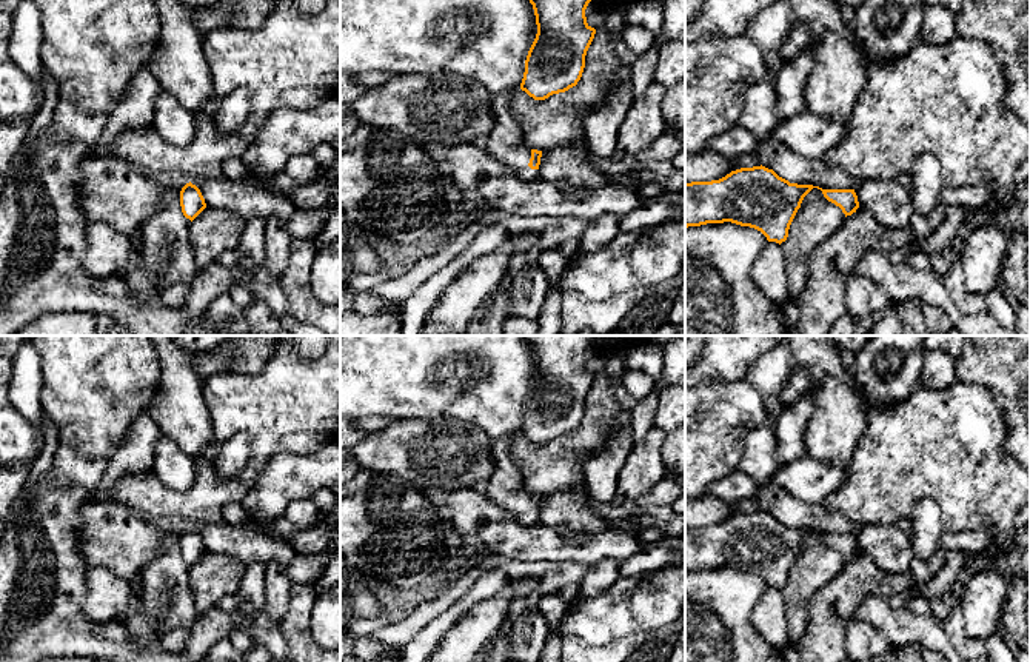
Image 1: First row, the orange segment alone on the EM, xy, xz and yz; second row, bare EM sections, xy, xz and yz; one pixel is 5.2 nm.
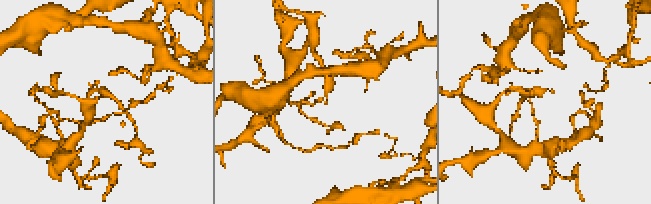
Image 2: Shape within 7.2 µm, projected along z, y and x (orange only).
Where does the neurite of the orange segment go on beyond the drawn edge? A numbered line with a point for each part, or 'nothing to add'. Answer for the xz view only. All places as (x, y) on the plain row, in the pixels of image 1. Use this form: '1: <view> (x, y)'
1: xz (527, 519)

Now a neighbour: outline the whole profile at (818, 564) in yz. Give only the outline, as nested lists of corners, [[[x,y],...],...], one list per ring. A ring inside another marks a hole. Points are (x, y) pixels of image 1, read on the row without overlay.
[[[813,533],[802,545],[785,587],[781,588],[788,620],[788,644],[796,647],[804,636],[810,602],[816,591],[834,580],[844,570],[845,559]]]

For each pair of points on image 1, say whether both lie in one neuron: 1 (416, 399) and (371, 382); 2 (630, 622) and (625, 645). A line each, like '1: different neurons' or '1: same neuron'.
1: same neuron
2: different neurons

